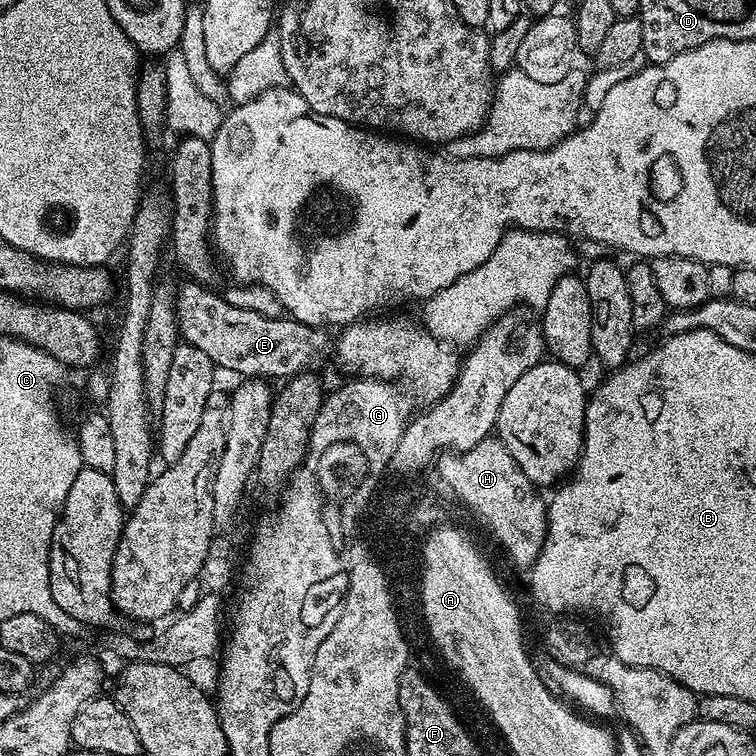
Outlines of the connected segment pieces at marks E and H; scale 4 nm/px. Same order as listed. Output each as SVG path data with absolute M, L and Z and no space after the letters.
M184 282L181 288L177 287L175 289L174 295L176 297L176 321L180 327L180 335L182 337L183 343L189 344L190 346L198 346L198 350L202 350L202 354L206 354L206 358L210 358L210 362L217 369L225 368L228 372L237 372L237 377L240 378L269 378L268 376L282 376L281 378L289 378L298 375L300 372L306 372L315 369L317 366L315 364L320 364L323 362L327 356L334 348L334 340L330 335L327 336L327 331L324 328L314 328L311 324L303 324L297 320L291 318L283 318L284 320L275 320L272 316L263 316L256 308L243 308L240 304L231 304L228 300L223 300L216 292L211 292L213 289L211 287L197 284L195 282Z
M489 438L478 442L478 446L470 446L465 452L449 450L435 461L434 468L452 487L451 495L461 496L484 519L485 526L492 528L505 554L518 567L531 569L542 550L548 529L546 500L536 493L539 492L537 485L522 474L522 466L514 462L503 442L499 438Z

